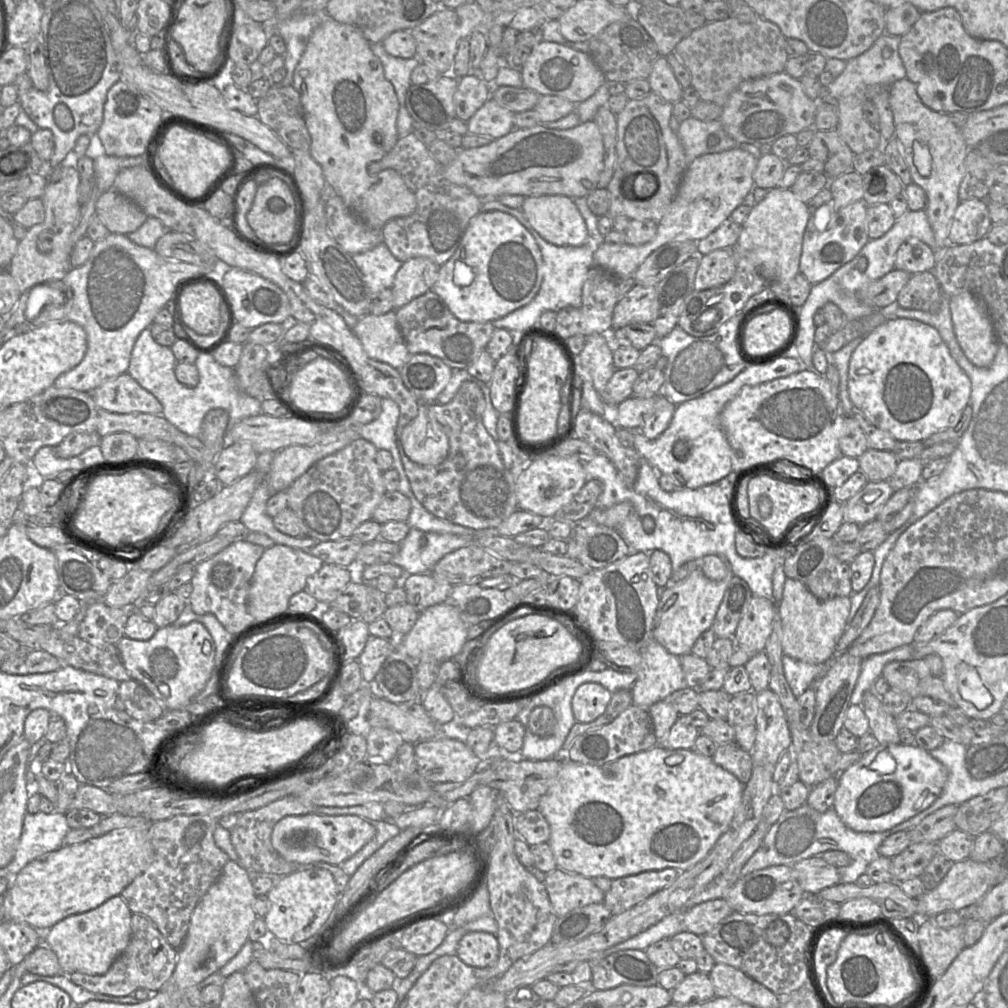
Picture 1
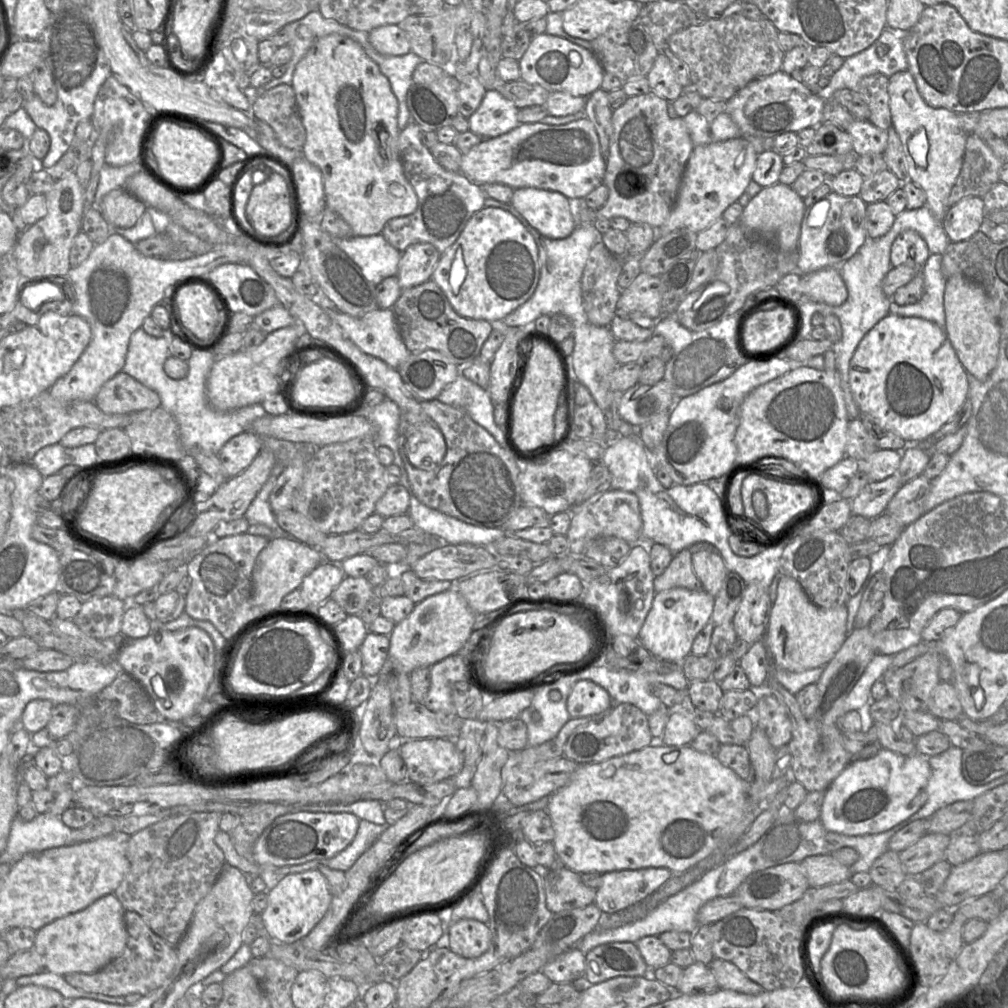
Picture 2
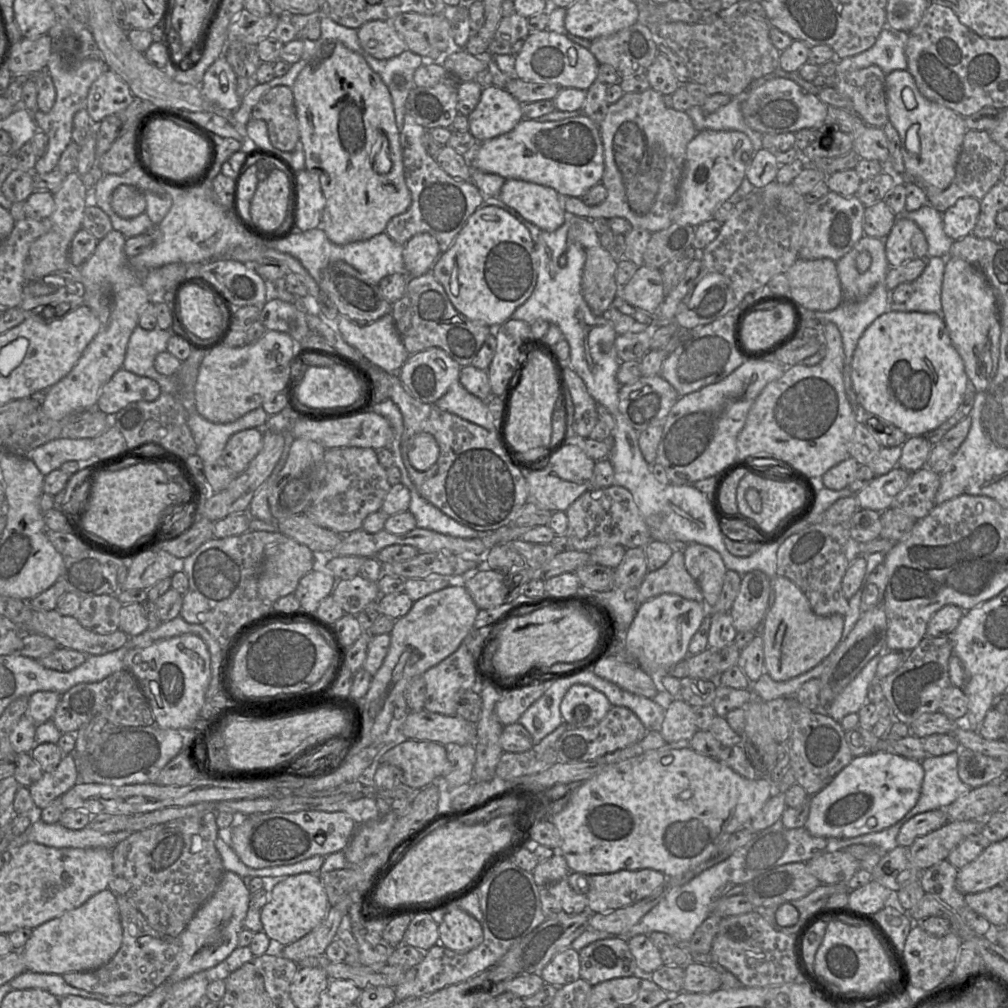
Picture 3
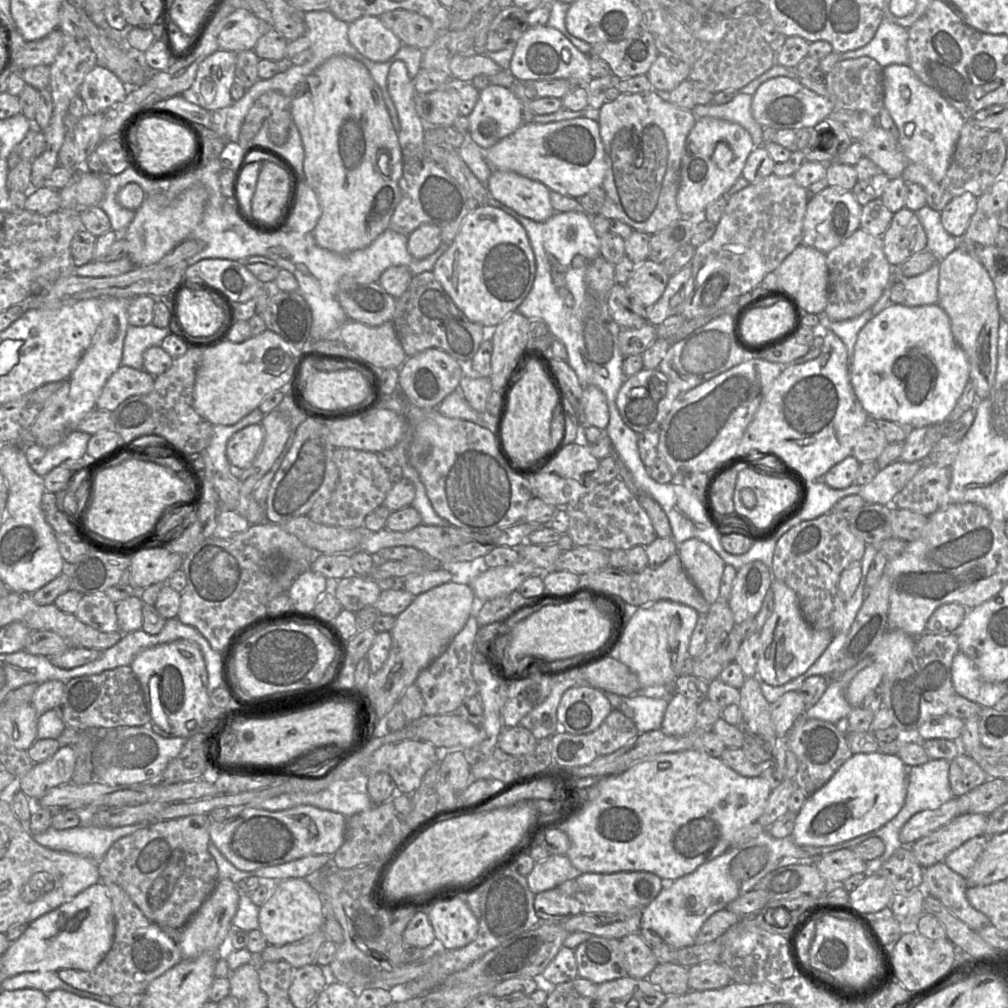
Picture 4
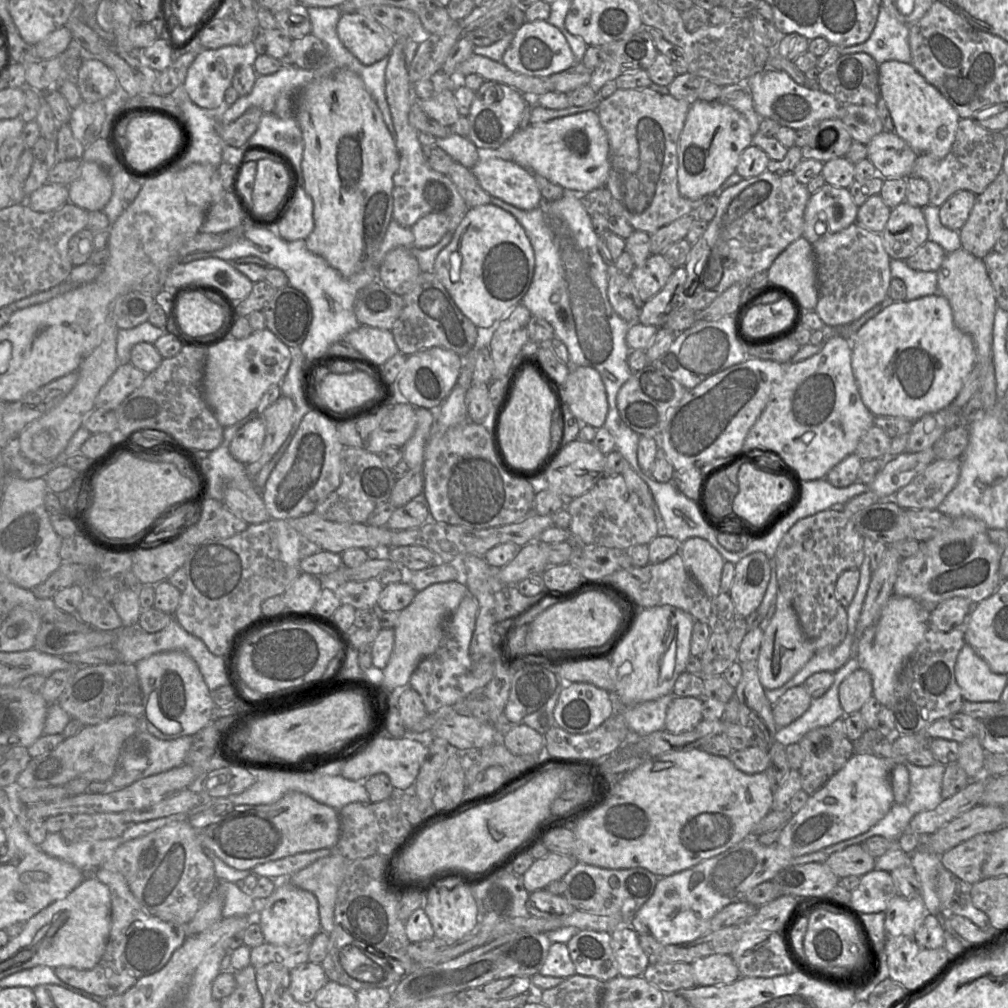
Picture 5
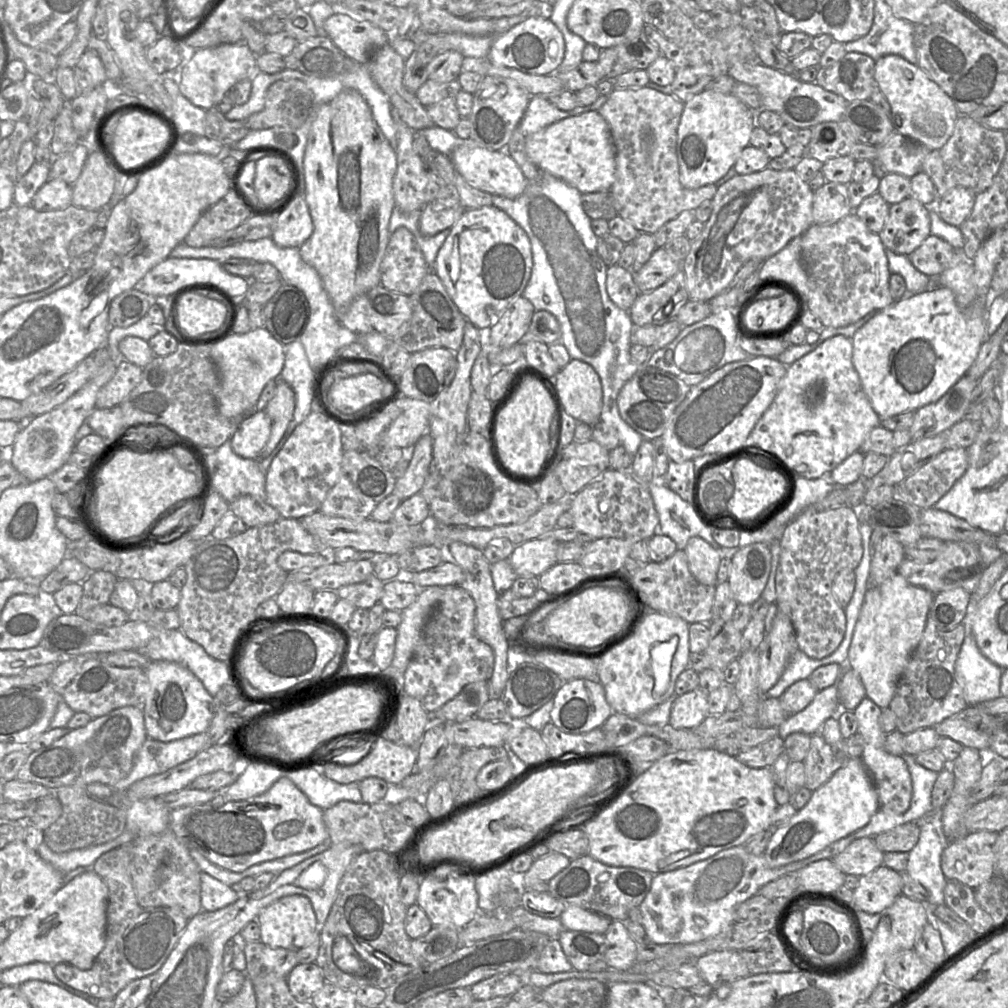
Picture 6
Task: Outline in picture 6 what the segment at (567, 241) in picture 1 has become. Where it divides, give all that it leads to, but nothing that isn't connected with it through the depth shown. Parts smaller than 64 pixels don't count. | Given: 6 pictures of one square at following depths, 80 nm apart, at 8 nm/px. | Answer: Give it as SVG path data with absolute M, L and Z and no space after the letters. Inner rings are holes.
M464 144L457 147L450 159L455 171L460 174L471 186L491 195L514 199L526 189L529 181L522 170L505 151L489 150L474 144Z

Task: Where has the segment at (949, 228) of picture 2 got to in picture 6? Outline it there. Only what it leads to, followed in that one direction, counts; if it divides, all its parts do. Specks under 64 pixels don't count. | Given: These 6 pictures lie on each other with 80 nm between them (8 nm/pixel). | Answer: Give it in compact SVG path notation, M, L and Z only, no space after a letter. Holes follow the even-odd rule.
M954 187L940 198L934 207L944 222L959 227L972 212L976 195L965 187Z

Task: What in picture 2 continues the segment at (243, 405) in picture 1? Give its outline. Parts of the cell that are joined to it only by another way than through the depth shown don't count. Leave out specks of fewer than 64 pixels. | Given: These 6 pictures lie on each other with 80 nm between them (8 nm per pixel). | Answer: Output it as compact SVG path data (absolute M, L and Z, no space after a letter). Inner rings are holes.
M139 327L130 337L126 361L123 367L129 374L146 387L154 390L161 400L161 406L176 419L180 428L180 438L189 453L191 449L204 449L219 453L222 447L234 436L248 431L254 421L267 415L262 403L256 403L231 411L213 408L207 399L206 382L210 370L216 361L214 352L193 350L187 360L189 371L185 378L173 379L164 371L164 363L171 356L172 336L166 333L162 337L149 335Z

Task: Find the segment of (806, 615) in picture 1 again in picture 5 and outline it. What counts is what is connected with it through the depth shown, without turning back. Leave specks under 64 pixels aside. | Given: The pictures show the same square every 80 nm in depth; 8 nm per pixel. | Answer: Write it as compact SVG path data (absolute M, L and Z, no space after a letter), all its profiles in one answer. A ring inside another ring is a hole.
M779 591L776 598L776 611L763 630L756 668L759 680L767 690L780 688L789 681L815 654L815 646L804 635L797 614L787 596Z

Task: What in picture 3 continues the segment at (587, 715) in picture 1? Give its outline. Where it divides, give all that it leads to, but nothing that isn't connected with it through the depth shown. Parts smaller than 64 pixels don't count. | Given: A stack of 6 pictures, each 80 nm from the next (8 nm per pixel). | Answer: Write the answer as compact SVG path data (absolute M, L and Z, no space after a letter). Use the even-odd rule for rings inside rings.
M574 684L564 695L560 712L570 728L586 728L597 725L611 707L601 691L589 685Z

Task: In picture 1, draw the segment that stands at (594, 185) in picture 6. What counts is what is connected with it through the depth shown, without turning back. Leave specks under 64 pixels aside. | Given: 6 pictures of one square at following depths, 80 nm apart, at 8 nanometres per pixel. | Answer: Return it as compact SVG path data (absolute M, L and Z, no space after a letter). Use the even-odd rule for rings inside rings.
M589 120L569 129L553 129L541 124L529 128L515 128L486 145L458 150L456 158L443 166L443 174L450 182L470 189L482 201L497 199L504 194L525 197L560 194L575 199L586 197L598 188L603 169L603 137L595 121Z

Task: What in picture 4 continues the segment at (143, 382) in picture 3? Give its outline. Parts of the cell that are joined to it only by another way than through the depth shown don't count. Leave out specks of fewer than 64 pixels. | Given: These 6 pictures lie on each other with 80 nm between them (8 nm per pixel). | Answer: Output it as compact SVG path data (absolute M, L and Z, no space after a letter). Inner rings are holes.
M121 365L106 381L96 402L96 408L113 412L129 397L151 392L155 376L144 369Z

